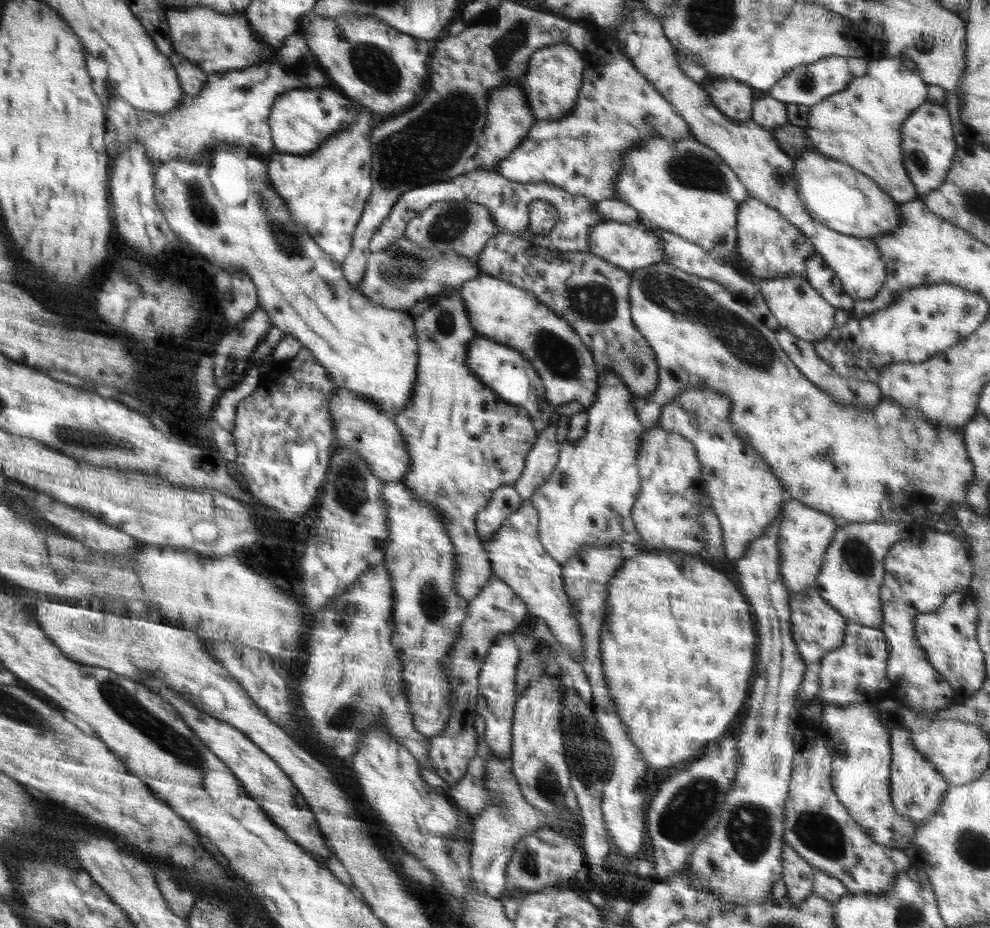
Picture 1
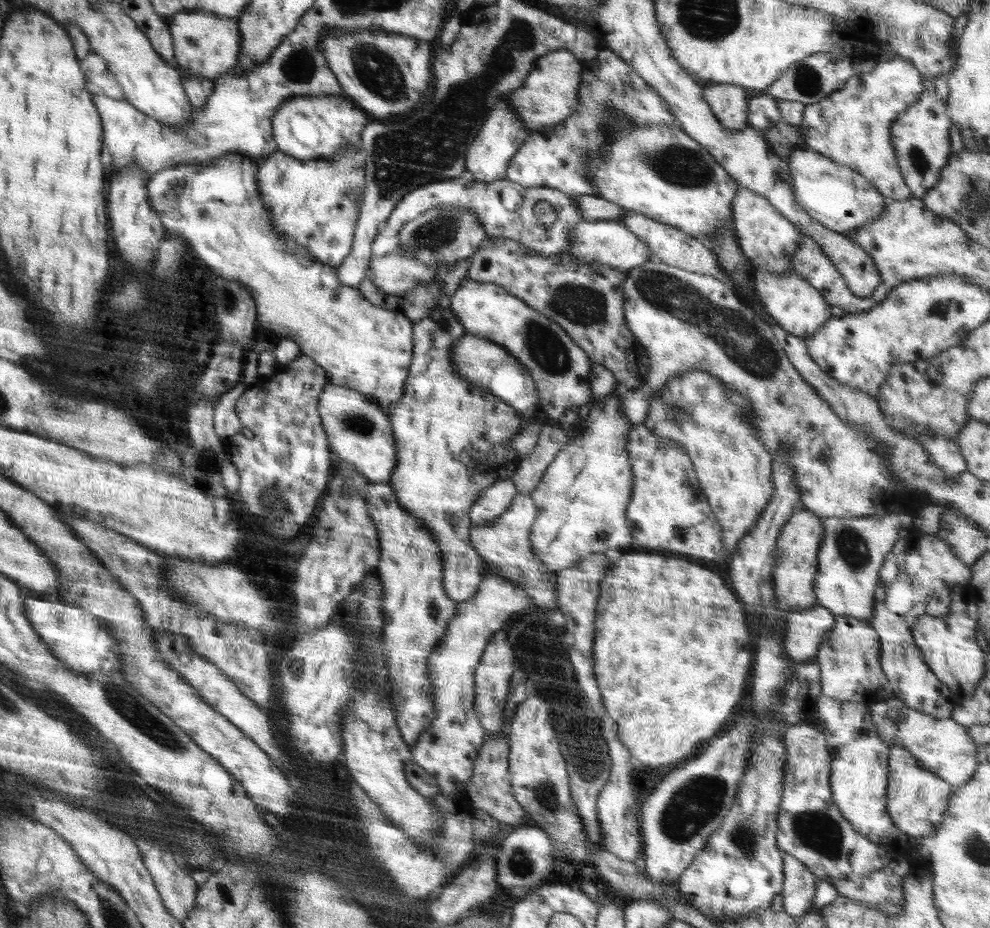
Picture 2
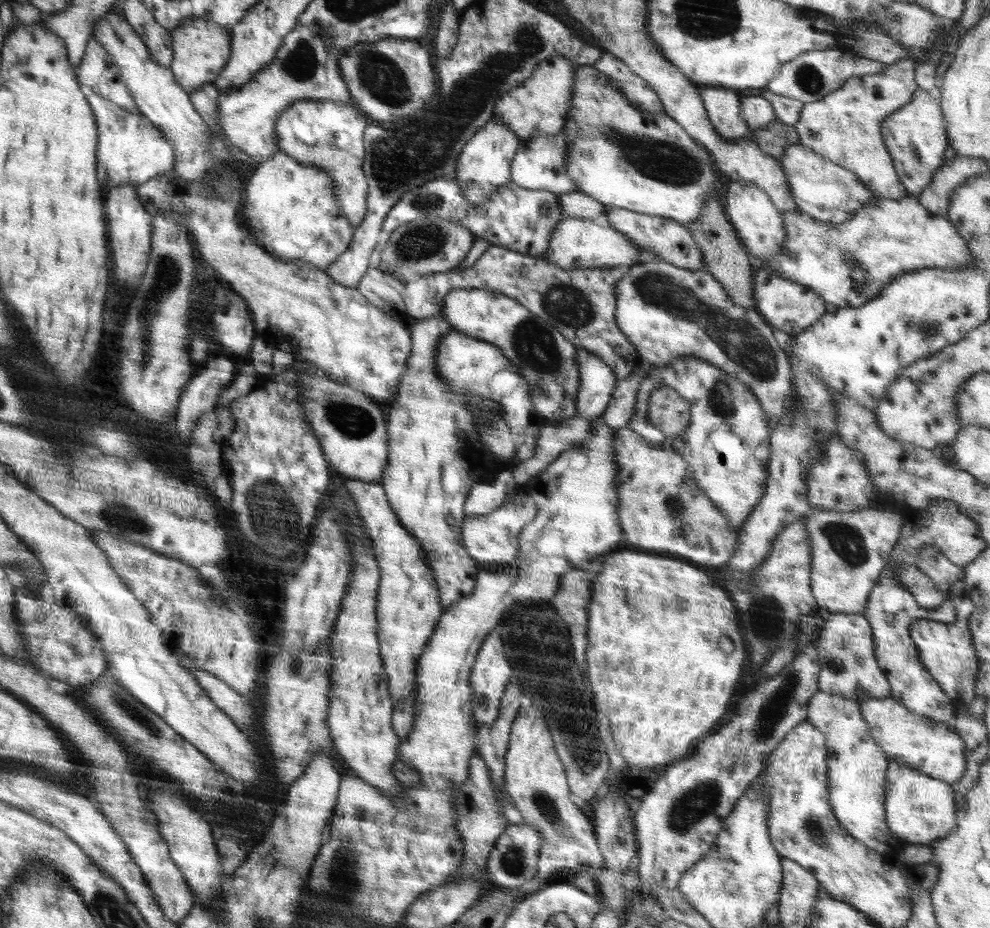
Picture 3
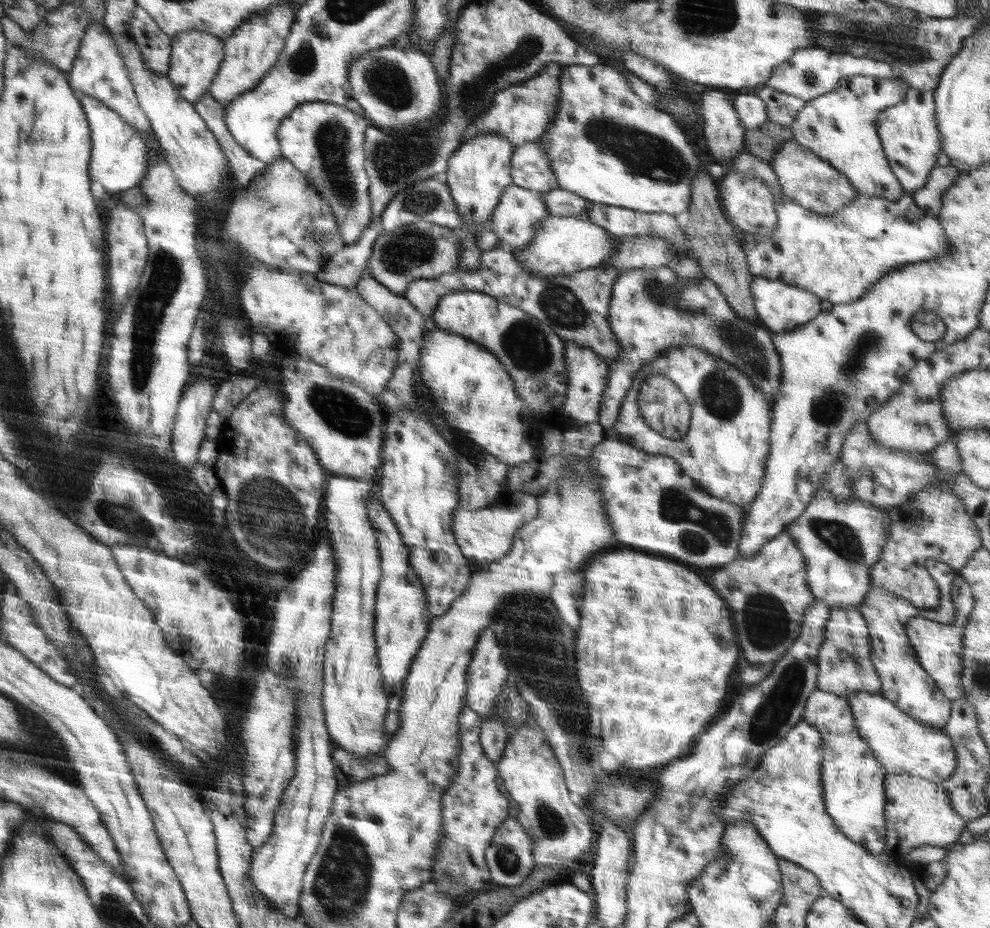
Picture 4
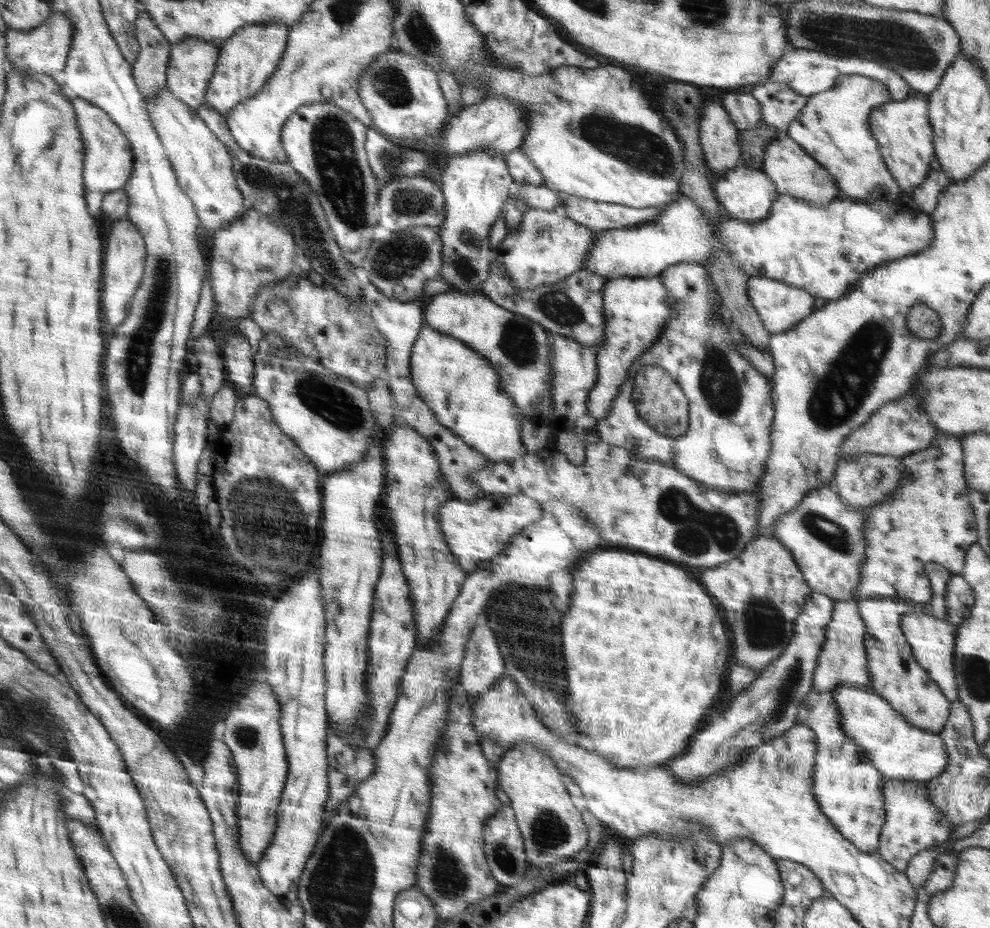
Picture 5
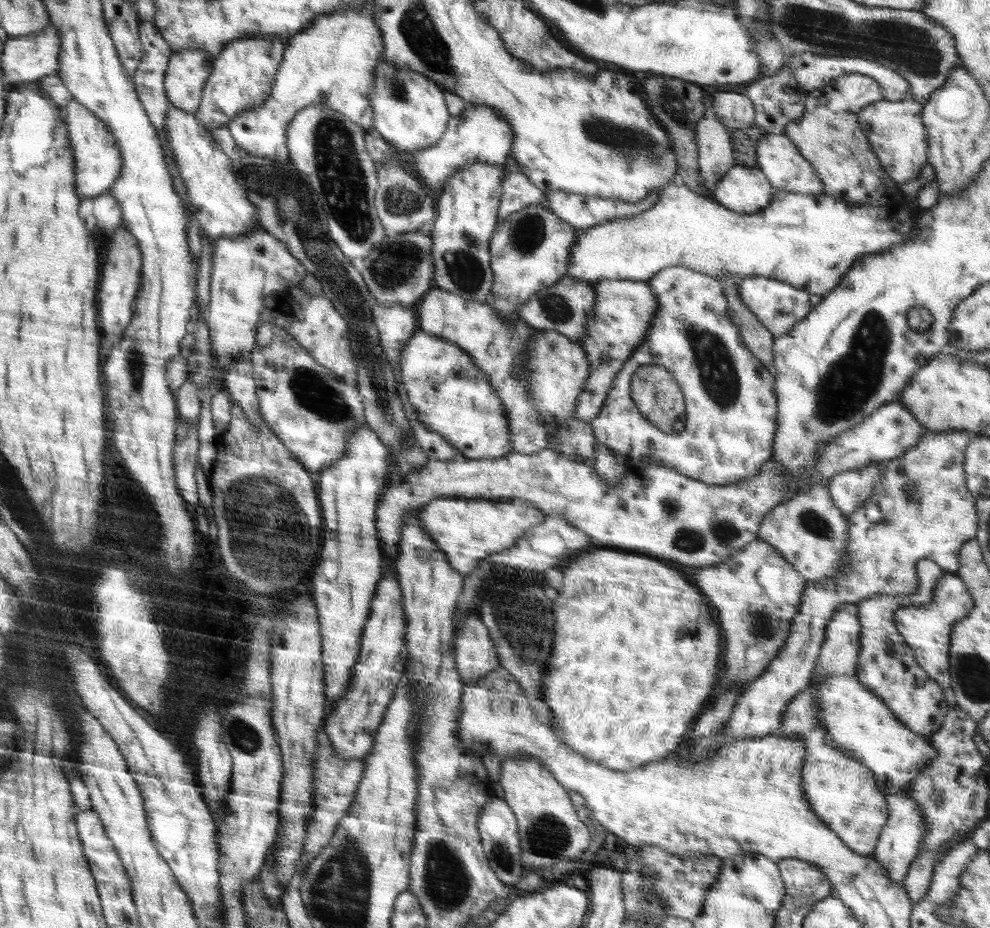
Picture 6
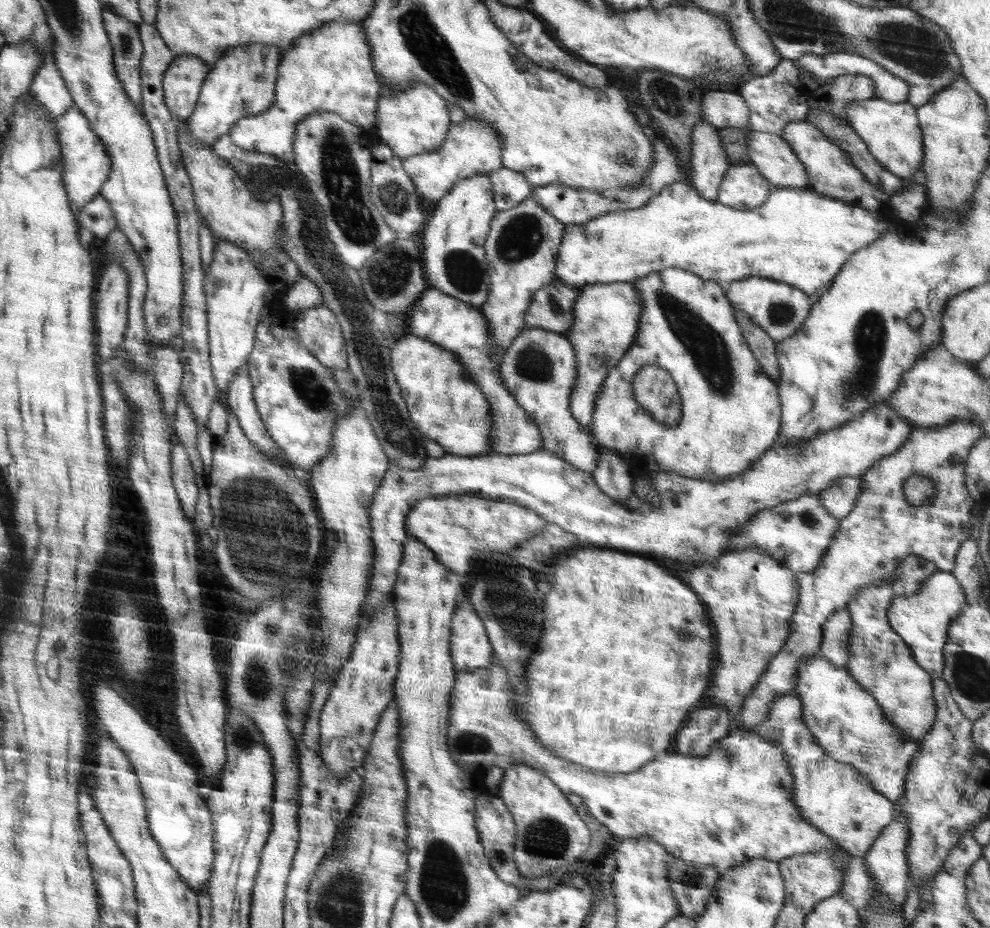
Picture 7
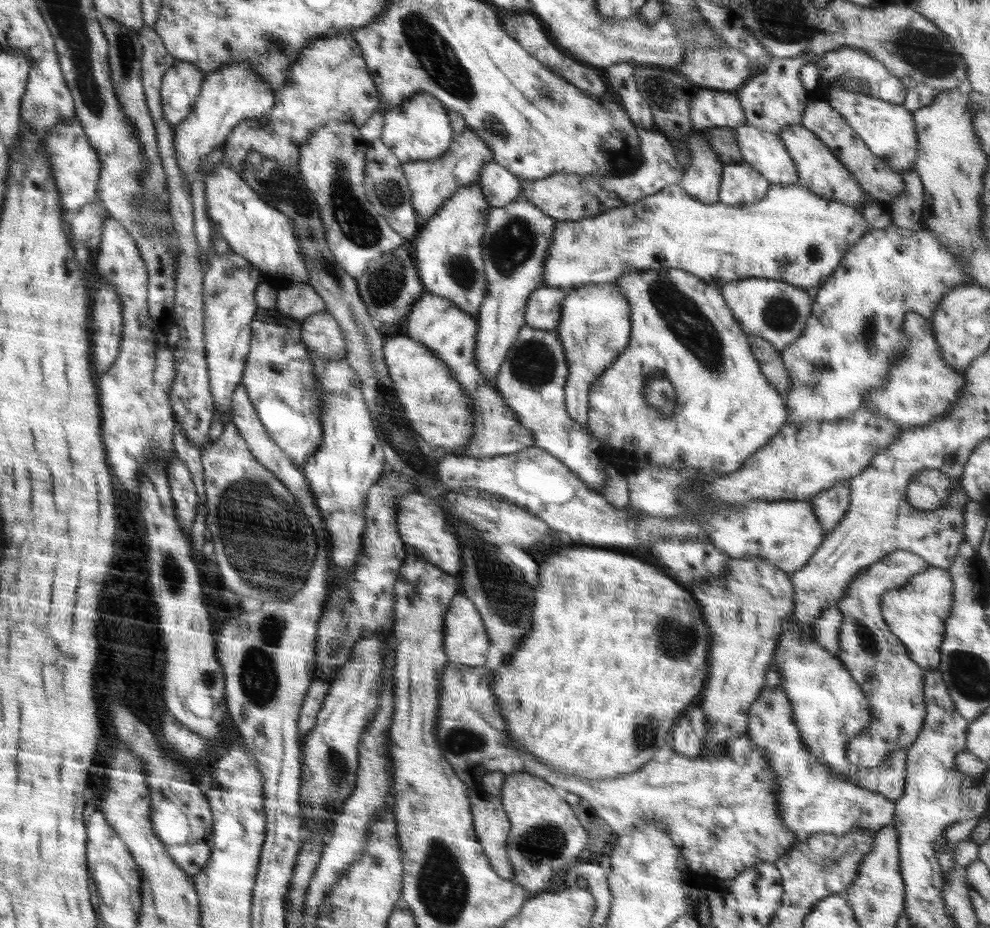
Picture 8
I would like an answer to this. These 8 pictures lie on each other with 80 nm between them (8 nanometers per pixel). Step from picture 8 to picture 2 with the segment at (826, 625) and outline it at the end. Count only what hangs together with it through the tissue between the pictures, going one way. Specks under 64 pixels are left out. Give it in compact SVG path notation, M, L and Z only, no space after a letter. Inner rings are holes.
M835 615L834 626L829 630L827 639L821 642L817 656L821 670L821 694L839 701L859 702L872 706L875 702L894 698L892 687L880 664L880 645L877 632L867 621L845 615Z

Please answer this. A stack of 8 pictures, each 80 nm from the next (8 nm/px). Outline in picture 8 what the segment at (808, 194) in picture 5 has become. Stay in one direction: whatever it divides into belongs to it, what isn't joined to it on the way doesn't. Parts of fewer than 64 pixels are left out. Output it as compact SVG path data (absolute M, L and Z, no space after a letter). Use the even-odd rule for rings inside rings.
M747 121L742 126L736 126L733 132L742 158L771 184L797 184L798 171L795 162L779 135L756 129Z

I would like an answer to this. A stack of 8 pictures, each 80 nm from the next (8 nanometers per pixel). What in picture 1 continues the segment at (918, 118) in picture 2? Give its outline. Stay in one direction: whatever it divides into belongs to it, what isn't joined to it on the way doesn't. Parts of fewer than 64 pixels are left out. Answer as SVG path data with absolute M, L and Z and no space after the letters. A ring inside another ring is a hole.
M927 98L914 114L910 114L908 120L904 120L900 129L903 165L915 186L918 199L928 194L930 190L938 188L952 166L958 150L952 128L949 112L945 106L930 98Z

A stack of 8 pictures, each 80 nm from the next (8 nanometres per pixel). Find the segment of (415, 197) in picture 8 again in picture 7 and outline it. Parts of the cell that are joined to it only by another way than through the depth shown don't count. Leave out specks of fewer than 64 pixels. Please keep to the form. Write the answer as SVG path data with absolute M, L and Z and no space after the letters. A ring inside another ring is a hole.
M465 116L464 121L450 124L446 138L436 150L426 150L422 154L416 154L408 158L401 159L405 173L410 177L411 183L416 187L416 192L421 198L421 204L432 211L437 202L462 178L476 176L499 169L502 167L502 145L499 141L496 127L490 127L482 119L474 119L474 116Z

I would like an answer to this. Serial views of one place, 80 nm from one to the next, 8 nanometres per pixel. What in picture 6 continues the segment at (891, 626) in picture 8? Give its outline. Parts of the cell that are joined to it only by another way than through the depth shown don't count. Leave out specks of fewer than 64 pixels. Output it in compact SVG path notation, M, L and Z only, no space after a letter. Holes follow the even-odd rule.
M946 572L935 584L934 598L930 604L922 606L906 606L896 610L893 625L903 637L903 646L912 650L916 662L934 679L942 688L945 701L949 705L956 705L955 692L951 689L949 669L950 633L955 622L964 618L974 608L974 600L969 588L962 579L953 572Z

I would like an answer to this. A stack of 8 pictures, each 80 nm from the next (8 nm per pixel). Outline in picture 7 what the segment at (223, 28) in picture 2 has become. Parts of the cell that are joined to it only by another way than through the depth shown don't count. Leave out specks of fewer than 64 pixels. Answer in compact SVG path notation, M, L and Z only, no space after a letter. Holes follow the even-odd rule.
M194 55L176 56L175 60L170 63L163 76L163 91L166 106L173 119L186 121L195 112L196 105L199 104L203 82L210 70L211 67L204 63L204 60L194 57Z

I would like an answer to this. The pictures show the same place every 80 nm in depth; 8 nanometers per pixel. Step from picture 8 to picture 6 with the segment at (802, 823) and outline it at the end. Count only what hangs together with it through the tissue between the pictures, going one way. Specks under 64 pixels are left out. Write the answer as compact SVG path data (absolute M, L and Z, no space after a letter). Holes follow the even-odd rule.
M808 688L796 694L788 703L787 709L783 712L783 721L781 729L777 730L776 735L782 733L790 737L802 737L802 743L805 748L804 762L802 767L803 791L811 809L819 816L830 830L833 830L839 836L848 848L862 855L871 855L878 842L880 833L886 821L888 820L888 807L886 795L876 786L876 776L863 764L857 760L846 756L841 750L835 747L834 739L828 735L819 722L819 706L815 702L817 698Z

